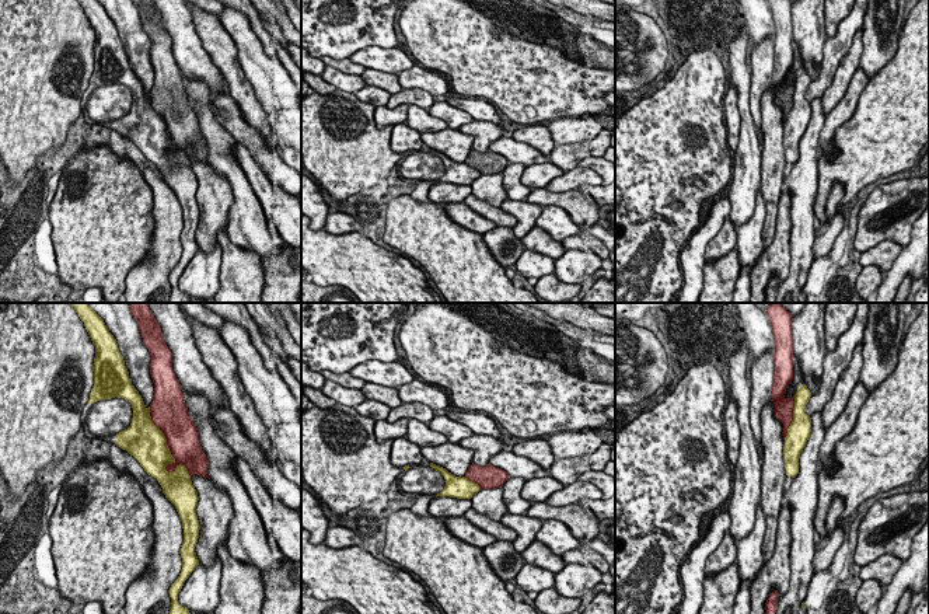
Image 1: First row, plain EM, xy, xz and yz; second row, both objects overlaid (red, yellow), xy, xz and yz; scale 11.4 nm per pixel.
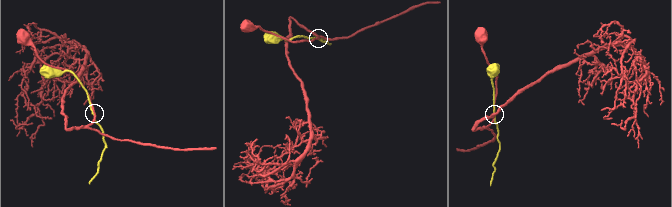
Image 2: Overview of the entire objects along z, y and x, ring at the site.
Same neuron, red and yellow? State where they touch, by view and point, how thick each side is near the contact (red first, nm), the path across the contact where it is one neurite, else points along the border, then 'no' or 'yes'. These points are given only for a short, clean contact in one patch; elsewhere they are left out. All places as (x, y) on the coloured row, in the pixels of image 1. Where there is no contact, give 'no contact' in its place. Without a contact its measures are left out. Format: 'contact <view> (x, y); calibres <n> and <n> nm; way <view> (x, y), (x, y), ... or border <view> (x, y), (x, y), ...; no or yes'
contact xy (171, 453); calibres 380 and 400 nm; no

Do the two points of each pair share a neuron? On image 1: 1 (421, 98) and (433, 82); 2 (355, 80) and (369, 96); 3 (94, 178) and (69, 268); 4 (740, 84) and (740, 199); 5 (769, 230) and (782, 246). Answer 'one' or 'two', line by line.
1: two
2: two
3: one
4: one
5: two

